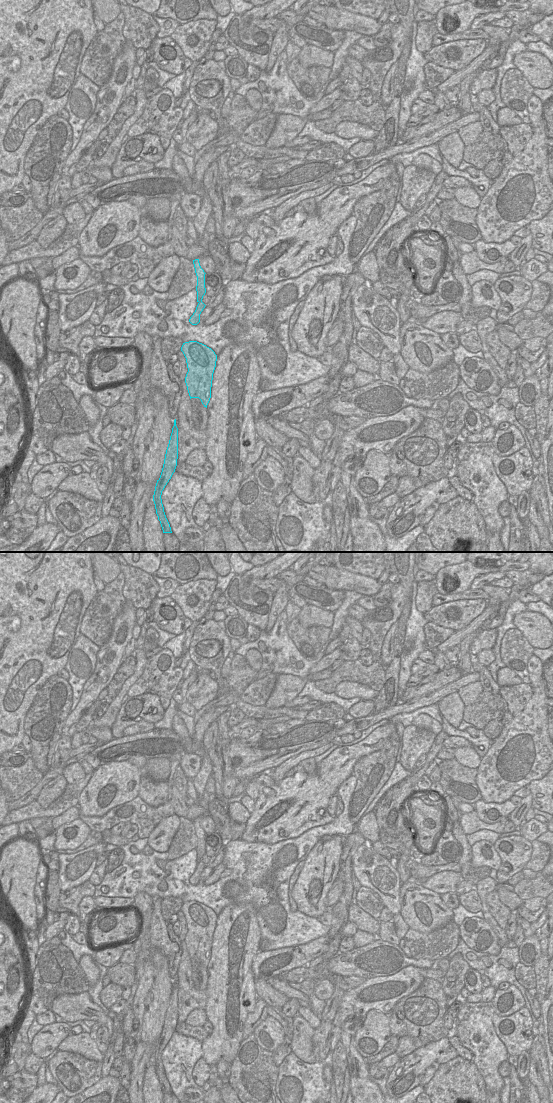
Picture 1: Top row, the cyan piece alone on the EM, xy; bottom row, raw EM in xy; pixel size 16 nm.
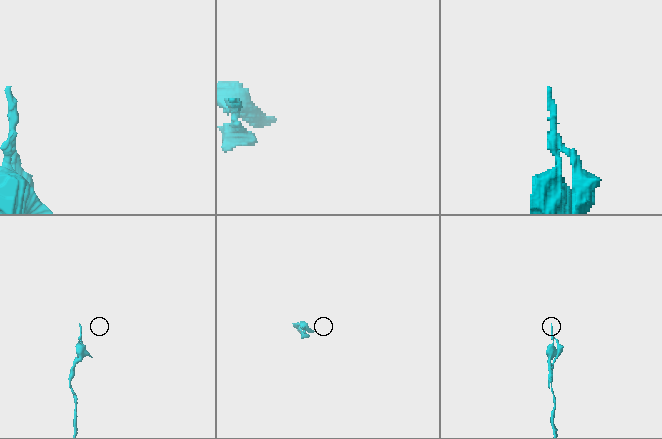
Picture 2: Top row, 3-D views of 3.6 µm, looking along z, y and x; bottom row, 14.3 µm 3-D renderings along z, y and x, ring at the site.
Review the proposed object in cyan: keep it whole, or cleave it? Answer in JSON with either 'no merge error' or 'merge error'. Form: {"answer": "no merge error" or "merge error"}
{"answer": "merge error"}

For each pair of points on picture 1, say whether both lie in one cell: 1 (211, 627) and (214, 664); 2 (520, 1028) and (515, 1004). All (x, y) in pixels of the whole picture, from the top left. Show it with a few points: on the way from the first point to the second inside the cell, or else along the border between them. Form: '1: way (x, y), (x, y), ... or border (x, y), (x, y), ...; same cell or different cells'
1: way (211, 636), (213, 655); same cell
2: border (524, 1006), (509, 1015), (499, 1016), (496, 1014); different cells

